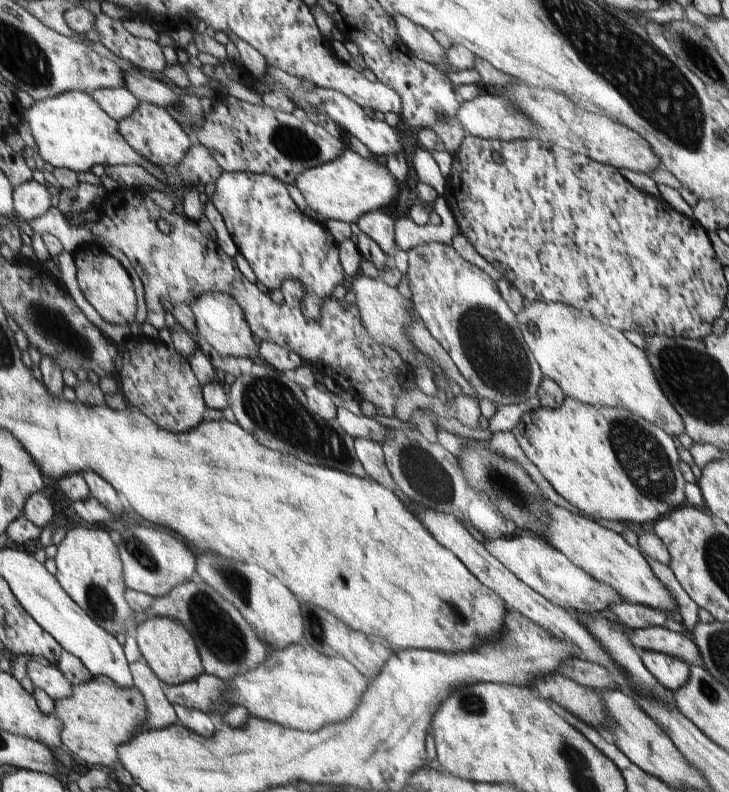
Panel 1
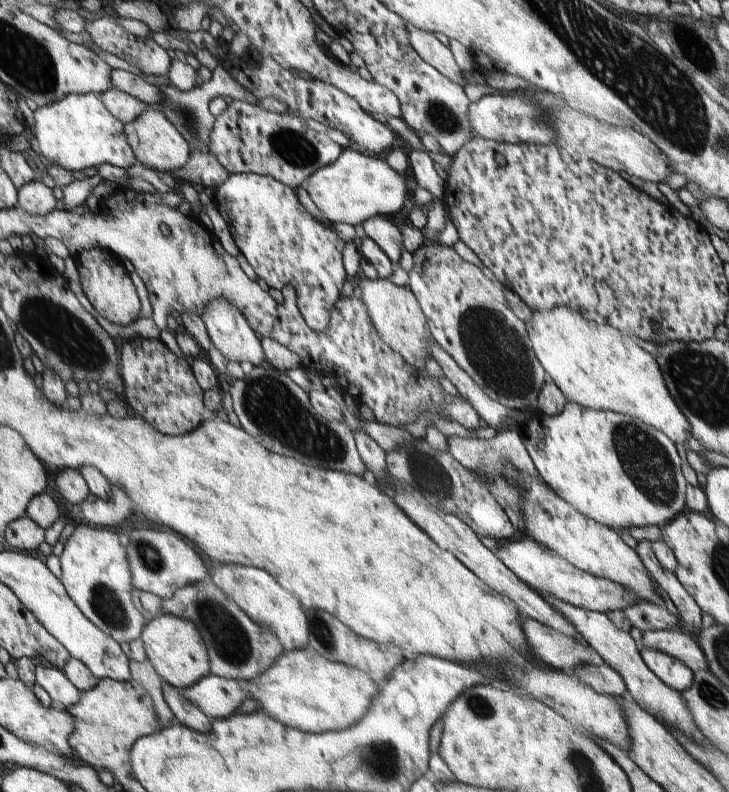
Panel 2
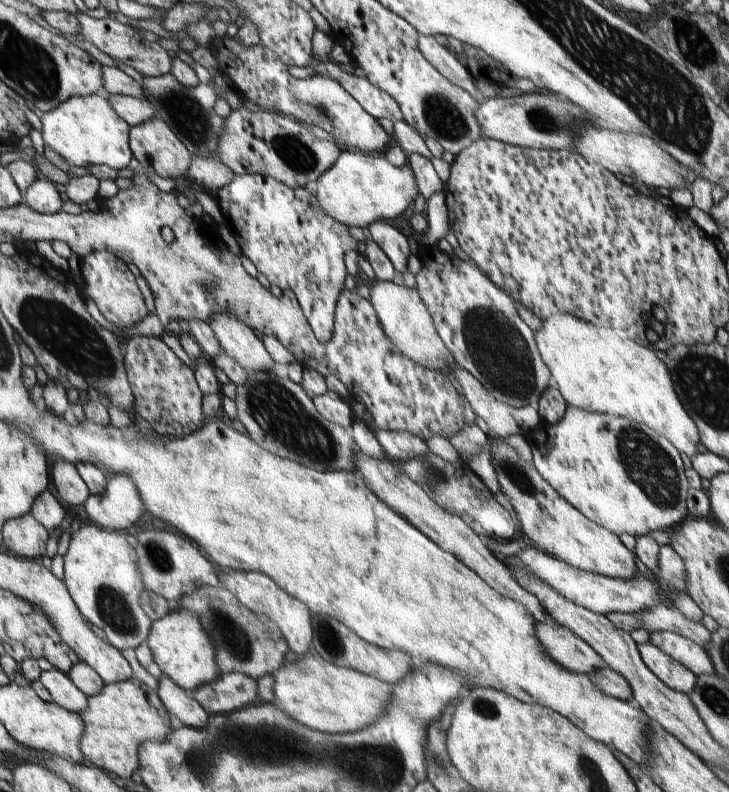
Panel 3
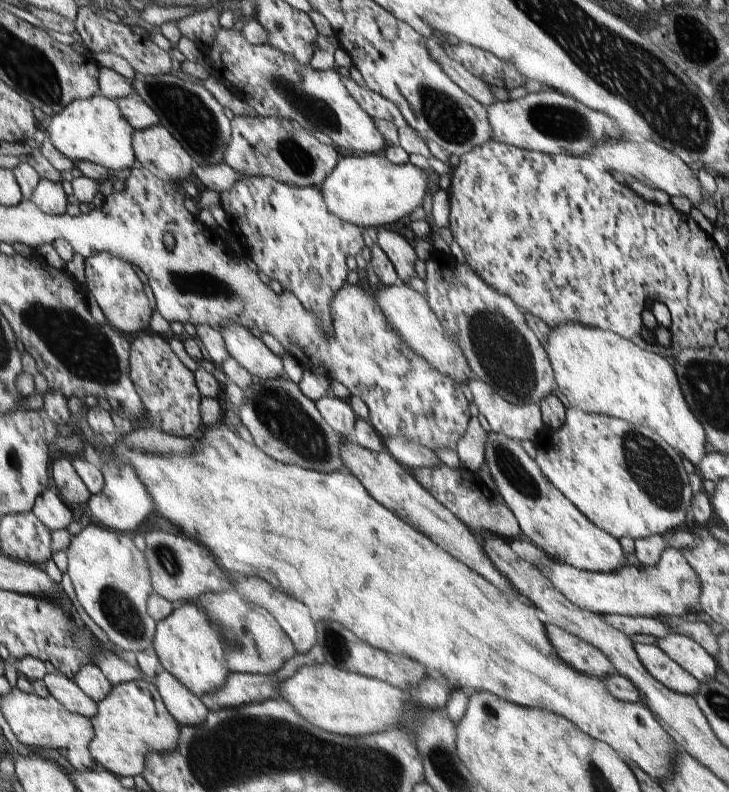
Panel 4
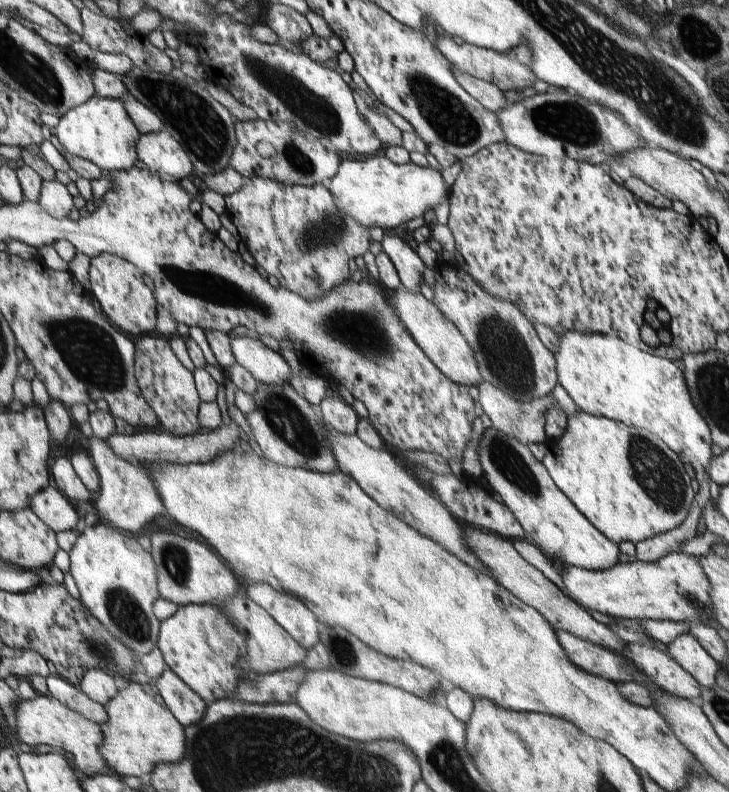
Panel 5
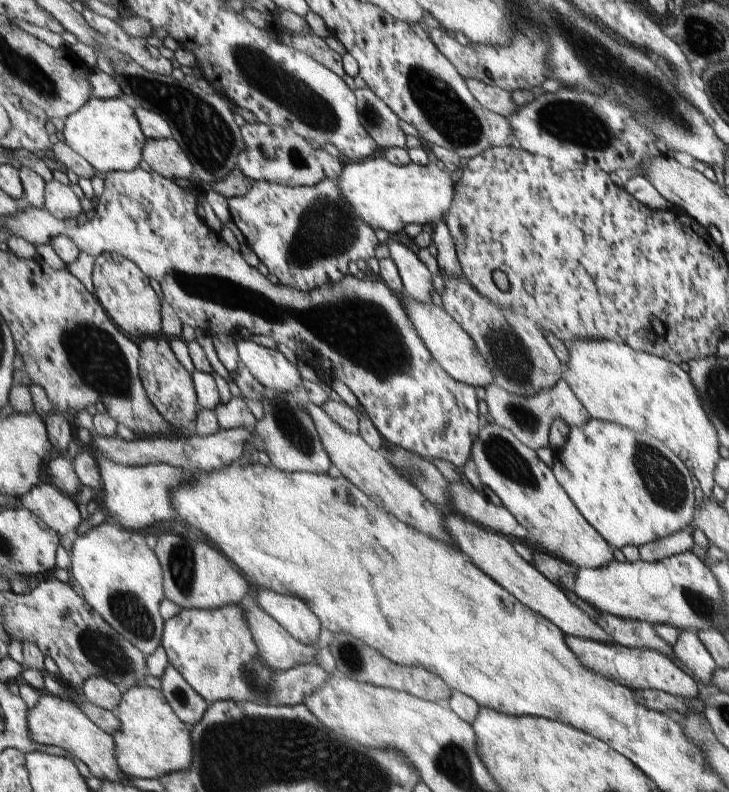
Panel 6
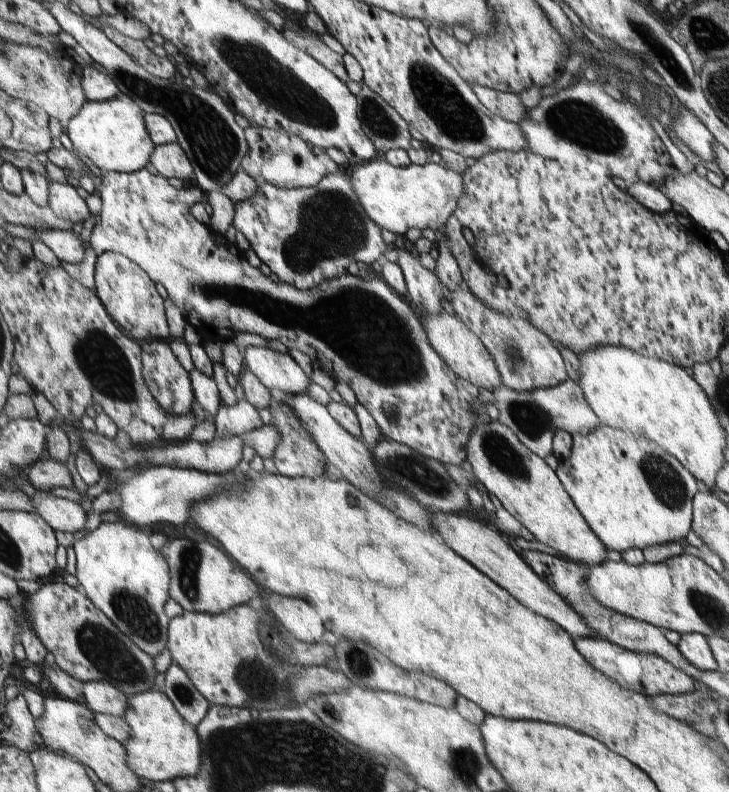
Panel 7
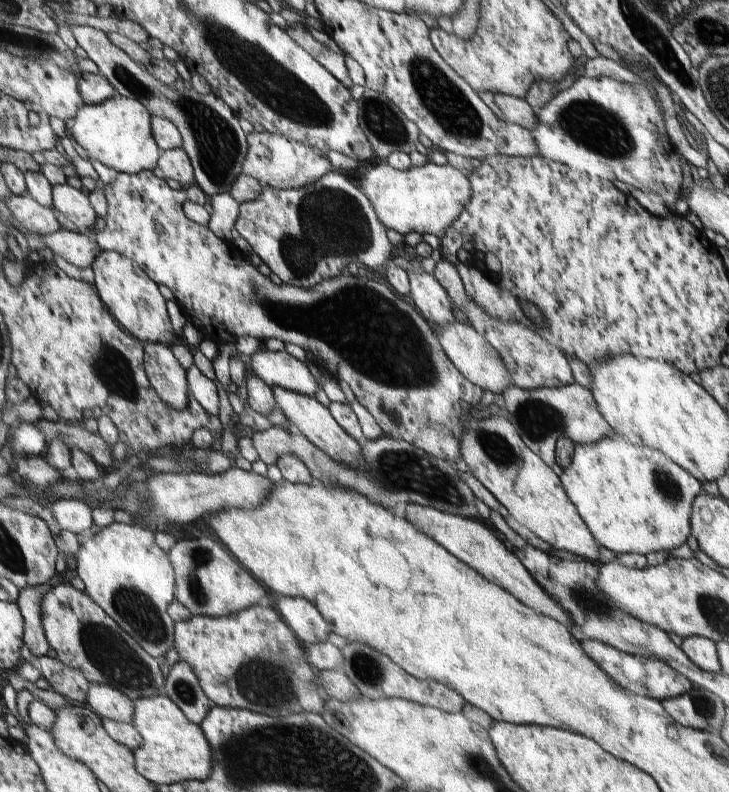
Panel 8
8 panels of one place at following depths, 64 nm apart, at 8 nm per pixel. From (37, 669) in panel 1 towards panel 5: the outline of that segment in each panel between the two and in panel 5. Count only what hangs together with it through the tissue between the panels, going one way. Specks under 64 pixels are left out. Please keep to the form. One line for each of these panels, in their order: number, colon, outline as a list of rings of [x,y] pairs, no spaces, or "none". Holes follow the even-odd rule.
2: [[[35,662],[33,666],[33,680],[35,684],[47,692],[47,696],[51,698],[53,706],[57,710],[63,710],[69,704],[77,702],[77,690],[75,686],[63,676],[63,670],[59,668],[49,668],[49,666],[39,666]]]
3: [[[47,670],[39,674],[39,682],[45,686],[45,690],[49,692],[51,700],[59,706],[65,708],[69,712],[83,712],[87,706],[87,696],[73,686],[73,682],[67,678],[67,674],[63,674],[61,670]]]
4: [[[53,672],[53,674],[45,674],[43,682],[45,682],[45,688],[49,690],[49,694],[59,702],[59,706],[67,708],[69,712],[85,716],[85,718],[93,718],[97,714],[95,702],[89,696],[85,696],[79,690],[79,686],[73,680],[69,680],[67,676]]]
5: [[[47,676],[45,678],[47,682],[47,690],[49,690],[49,696],[57,698],[61,704],[65,704],[69,710],[73,710],[75,714],[81,714],[83,718],[87,720],[93,720],[95,724],[103,724],[107,718],[105,714],[105,708],[97,702],[93,702],[91,698],[87,698],[77,686],[73,686],[71,682],[63,680],[61,676]]]

